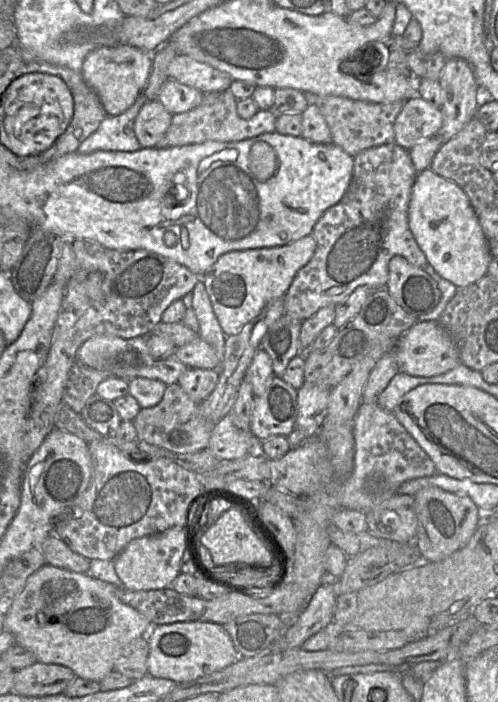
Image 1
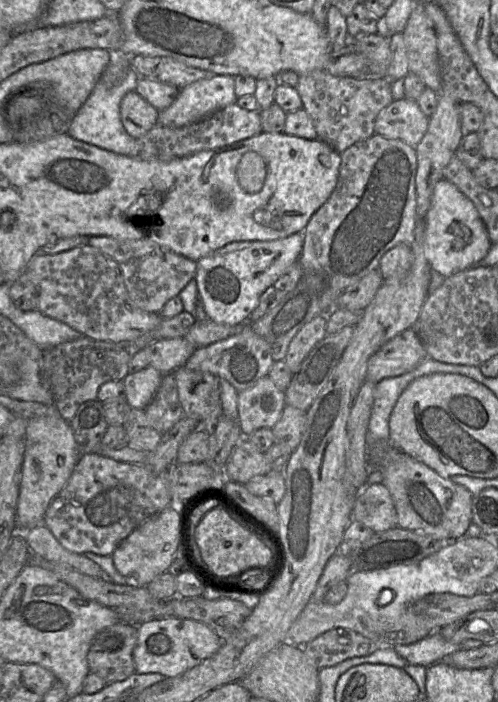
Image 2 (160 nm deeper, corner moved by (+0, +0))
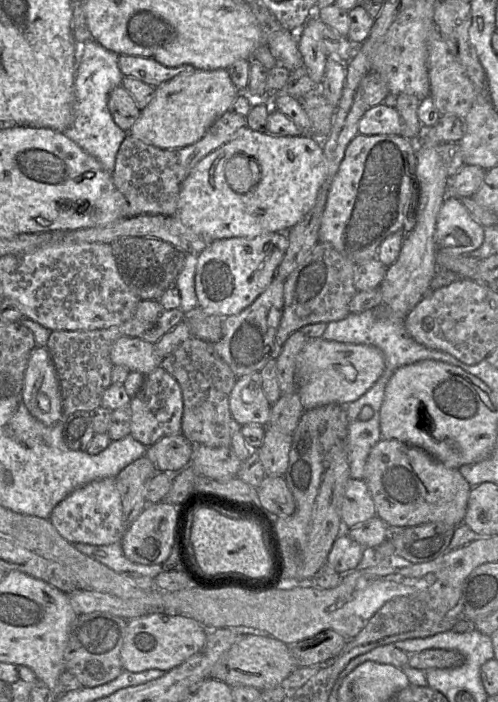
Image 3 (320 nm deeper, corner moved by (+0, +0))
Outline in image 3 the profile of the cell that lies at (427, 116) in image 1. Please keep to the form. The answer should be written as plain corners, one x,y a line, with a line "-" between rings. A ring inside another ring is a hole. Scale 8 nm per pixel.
381,103
368,108
359,121
358,130
362,135
401,135
400,114
395,107

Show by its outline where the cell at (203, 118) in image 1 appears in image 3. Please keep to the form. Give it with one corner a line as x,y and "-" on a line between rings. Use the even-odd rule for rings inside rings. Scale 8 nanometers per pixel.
233,110
219,117
197,142
176,149
161,149
127,135
116,155
112,179
130,207
130,216
140,214
172,216
176,213
182,182
206,155
227,143
246,125
246,117

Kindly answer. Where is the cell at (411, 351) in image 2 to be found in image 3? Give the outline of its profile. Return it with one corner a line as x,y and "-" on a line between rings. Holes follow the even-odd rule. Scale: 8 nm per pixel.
310,338
297,359
296,391
305,410
328,404
347,405
362,396
379,379
384,368
384,354
375,346

